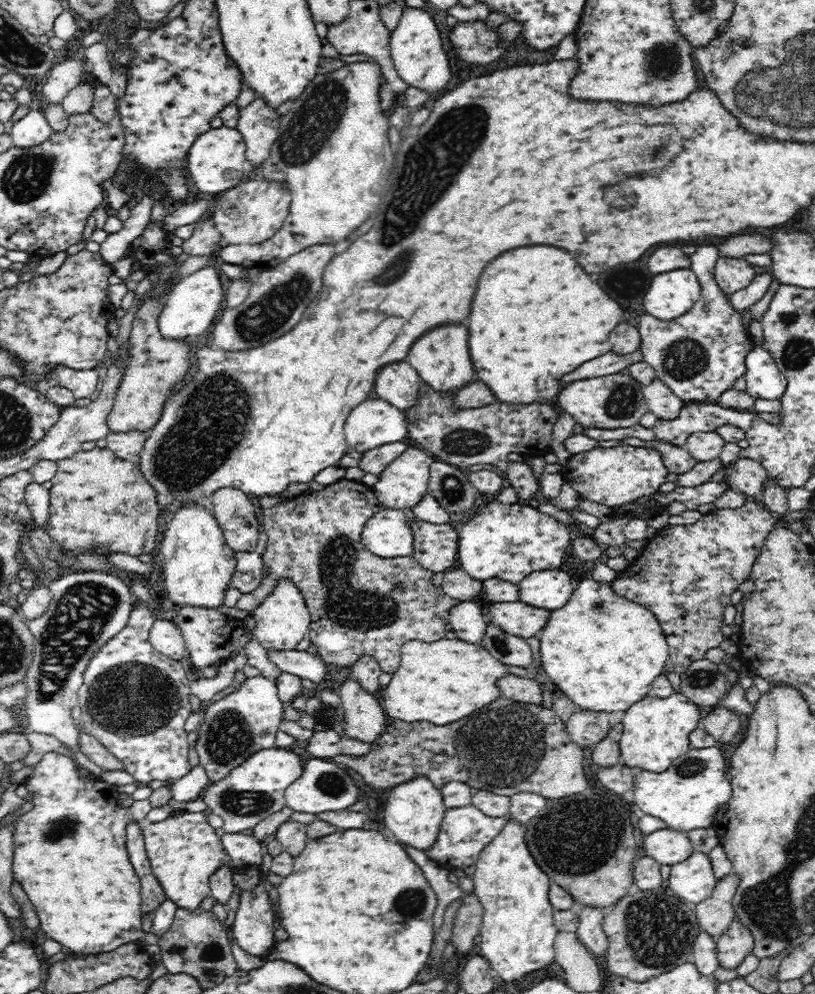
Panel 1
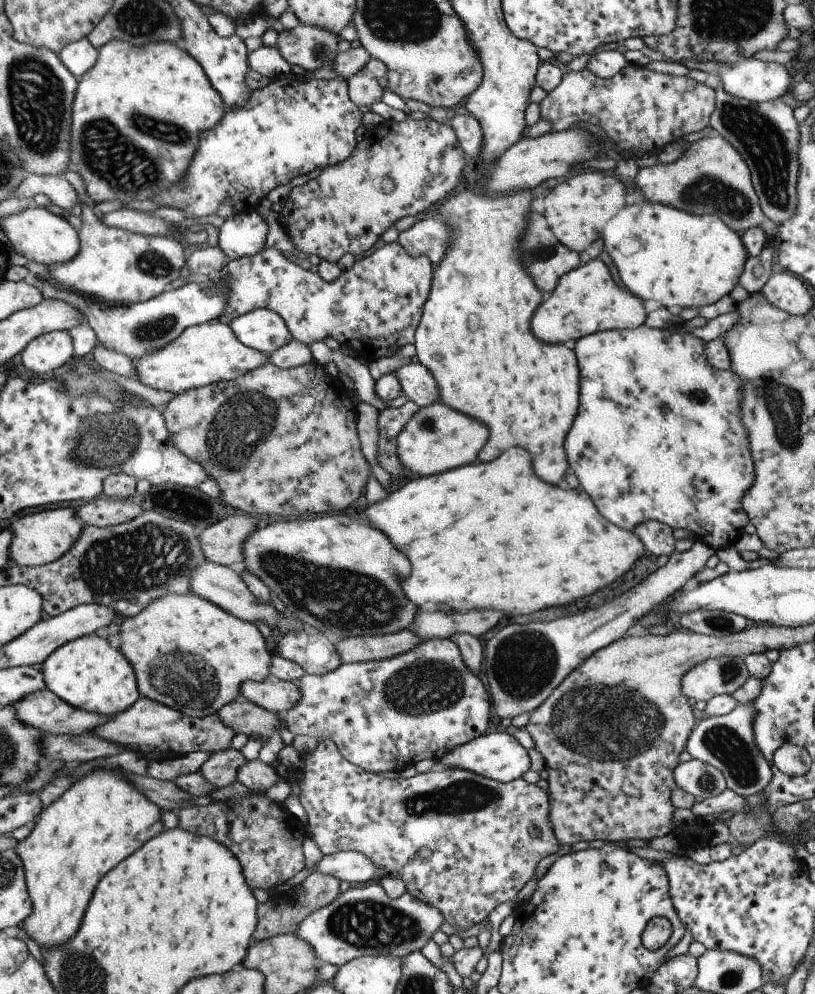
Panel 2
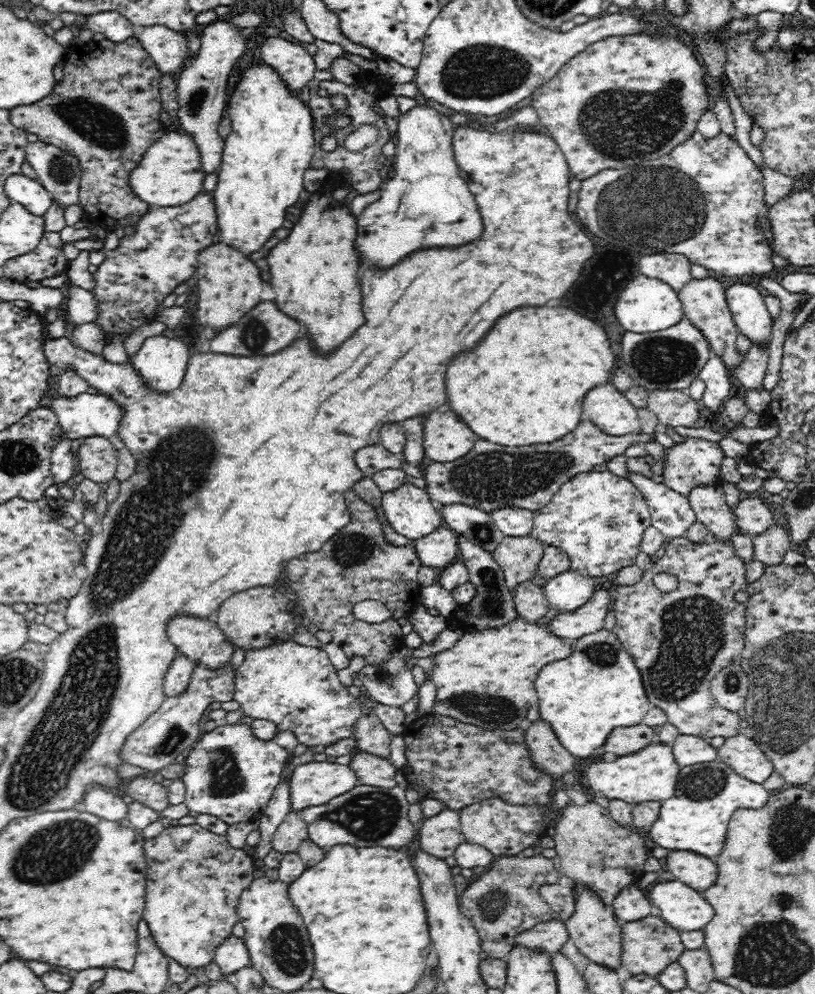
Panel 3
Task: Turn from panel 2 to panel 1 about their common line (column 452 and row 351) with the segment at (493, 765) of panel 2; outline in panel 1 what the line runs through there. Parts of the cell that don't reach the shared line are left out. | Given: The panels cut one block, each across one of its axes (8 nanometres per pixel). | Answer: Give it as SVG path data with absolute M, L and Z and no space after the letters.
M755 345L744 358L746 392L757 398L779 400L787 386L786 377L763 346Z

